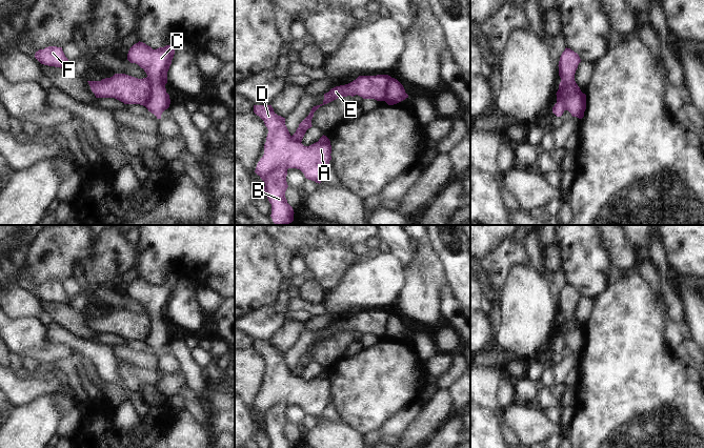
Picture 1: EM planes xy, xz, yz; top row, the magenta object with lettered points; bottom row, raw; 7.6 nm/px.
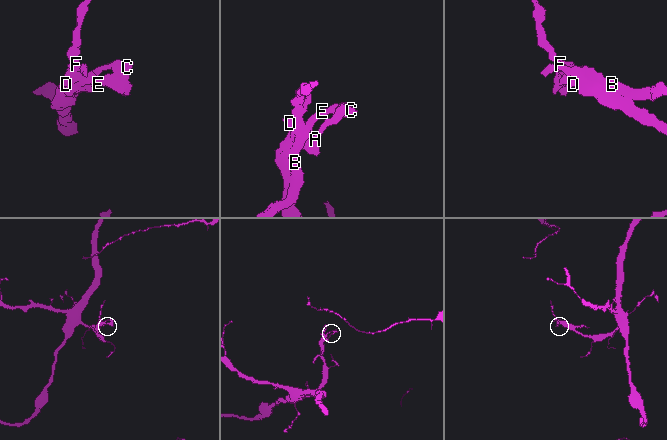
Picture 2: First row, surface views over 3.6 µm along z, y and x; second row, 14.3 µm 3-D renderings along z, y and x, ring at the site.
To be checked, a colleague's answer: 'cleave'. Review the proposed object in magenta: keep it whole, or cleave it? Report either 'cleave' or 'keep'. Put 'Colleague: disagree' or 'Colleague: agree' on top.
Colleague: agree
cleave

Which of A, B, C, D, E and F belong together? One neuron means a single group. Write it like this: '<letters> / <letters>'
A C D F / B E

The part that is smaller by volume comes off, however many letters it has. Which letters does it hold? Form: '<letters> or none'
B, E

